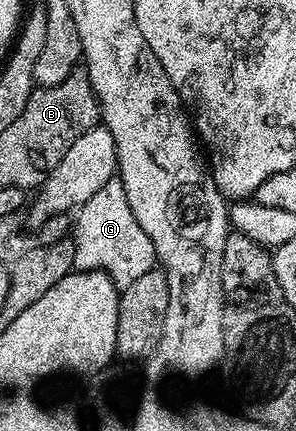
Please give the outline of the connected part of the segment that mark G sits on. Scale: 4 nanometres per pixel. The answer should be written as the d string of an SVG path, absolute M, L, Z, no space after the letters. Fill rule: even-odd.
M117 177L110 179L108 185L102 186L97 193L92 193L92 197L88 197L88 201L77 208L72 238L75 268L80 271L105 271L106 276L120 289L132 285L132 281L137 281L143 273L155 270L152 241L148 241L148 233L136 225L136 217L132 217L132 209L128 207L128 197L124 197L124 185Z

